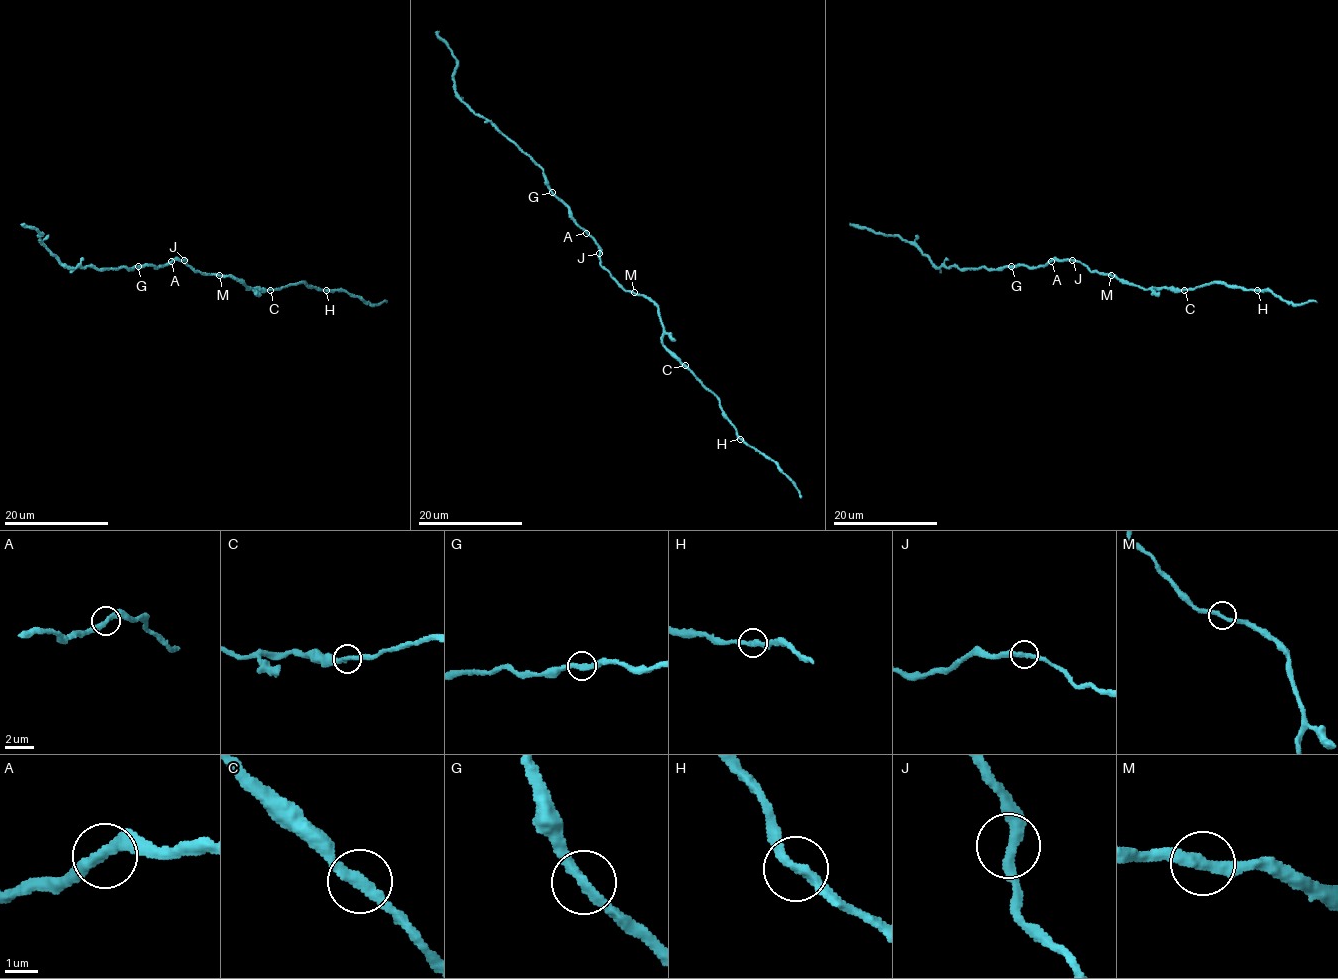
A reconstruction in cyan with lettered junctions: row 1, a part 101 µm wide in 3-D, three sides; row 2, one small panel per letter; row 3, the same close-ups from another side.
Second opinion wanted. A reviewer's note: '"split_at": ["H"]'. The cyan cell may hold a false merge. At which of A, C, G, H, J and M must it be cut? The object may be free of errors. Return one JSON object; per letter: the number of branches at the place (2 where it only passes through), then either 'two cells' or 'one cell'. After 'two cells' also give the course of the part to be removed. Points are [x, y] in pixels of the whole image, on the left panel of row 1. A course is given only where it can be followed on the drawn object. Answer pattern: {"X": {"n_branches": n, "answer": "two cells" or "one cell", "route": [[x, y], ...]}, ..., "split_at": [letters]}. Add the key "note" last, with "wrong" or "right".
{"A": {"n_branches": 2, "answer": "one cell"}, "C": {"n_branches": 2, "answer": "one cell"}, "G": {"n_branches": 2, "answer": "one cell"}, "H": {"n_branches": 2, "answer": "two cells", "route": [[326, 290], [342, 290], [371, 304], [386, 303]]}, "J": {"n_branches": 2, "answer": "one cell"}, "M": {"n_branches": 2, "answer": "one cell"}, "split_at": ["H"], "note": "right"}

